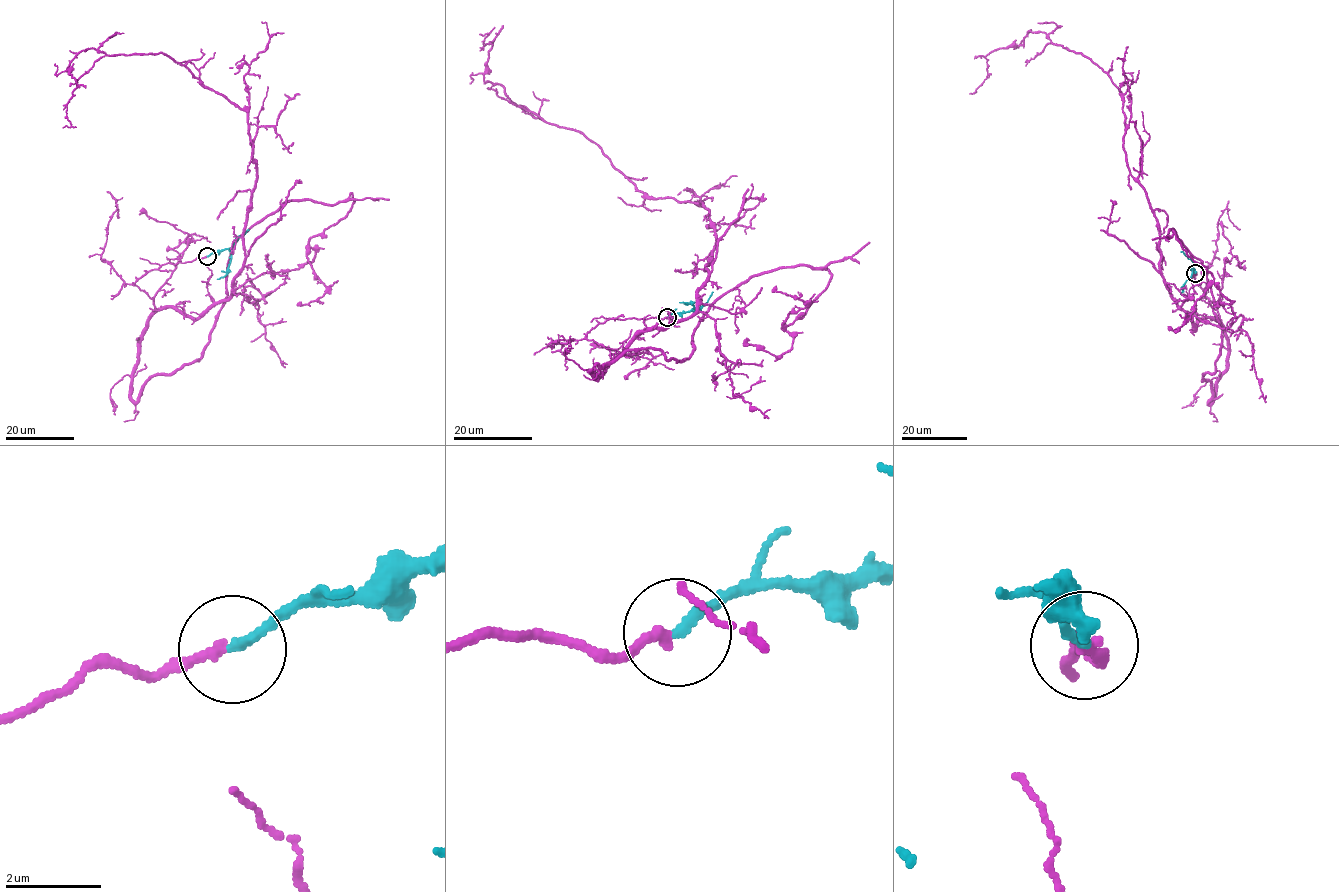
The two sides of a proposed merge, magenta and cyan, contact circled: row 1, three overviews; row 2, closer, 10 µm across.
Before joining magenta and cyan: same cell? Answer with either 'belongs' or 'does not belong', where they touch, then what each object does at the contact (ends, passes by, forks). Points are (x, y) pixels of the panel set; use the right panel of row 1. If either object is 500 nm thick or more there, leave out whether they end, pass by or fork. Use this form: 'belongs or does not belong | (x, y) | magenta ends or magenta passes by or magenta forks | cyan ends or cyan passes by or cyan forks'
belongs | (1195, 273) | magenta ends | cyan ends

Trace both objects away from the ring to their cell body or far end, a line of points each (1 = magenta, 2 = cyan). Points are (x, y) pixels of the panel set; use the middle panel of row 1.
1: (667, 317), (597, 323), (590, 372), (688, 358), (755, 275), (831, 278), (785, 331), (776, 285)
2: (667, 317), (695, 311), (691, 304), (679, 302)

